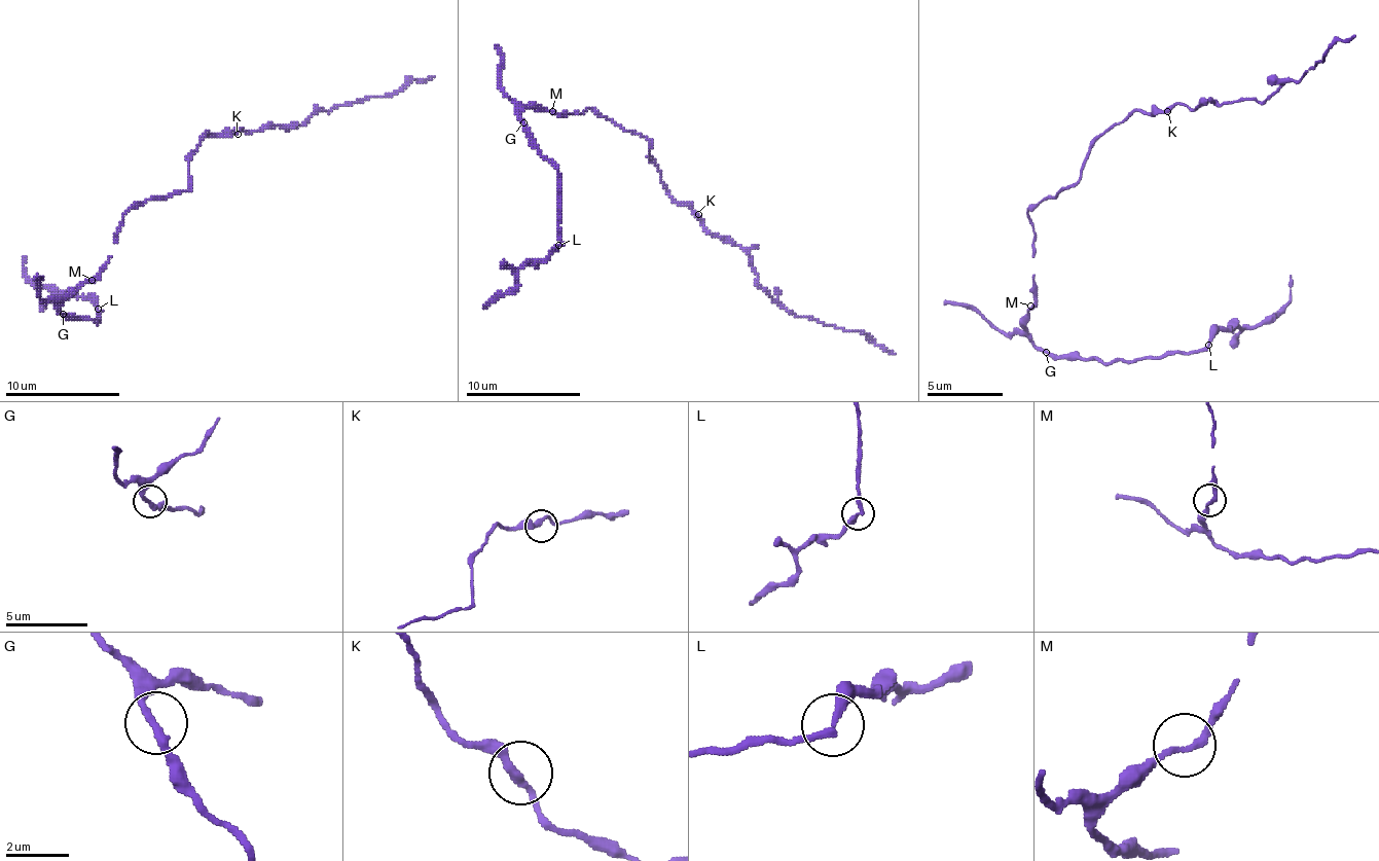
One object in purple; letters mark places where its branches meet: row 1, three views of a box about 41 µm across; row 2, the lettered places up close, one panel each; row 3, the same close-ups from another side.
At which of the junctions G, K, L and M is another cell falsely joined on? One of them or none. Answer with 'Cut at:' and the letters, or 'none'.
Cut at: L

